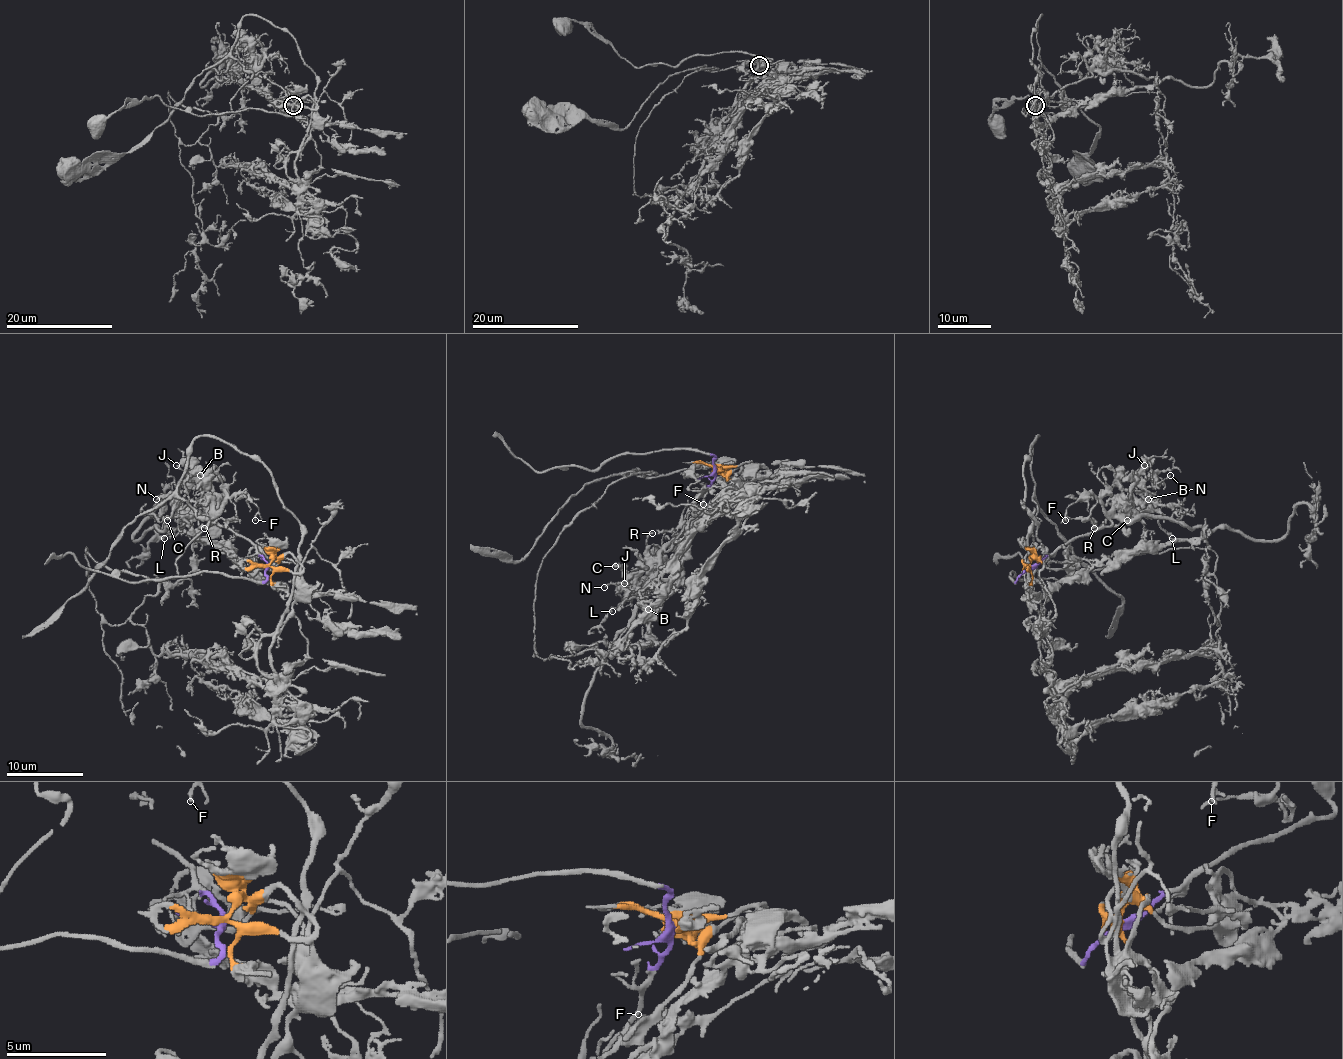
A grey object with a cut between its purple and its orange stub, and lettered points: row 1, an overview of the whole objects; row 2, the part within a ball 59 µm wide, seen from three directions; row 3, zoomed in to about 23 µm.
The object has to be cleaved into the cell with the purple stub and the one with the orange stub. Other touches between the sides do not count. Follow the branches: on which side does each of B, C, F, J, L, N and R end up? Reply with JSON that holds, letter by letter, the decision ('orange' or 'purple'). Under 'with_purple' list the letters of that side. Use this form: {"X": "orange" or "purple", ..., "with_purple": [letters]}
{"B": "purple", "C": "purple", "F": "purple", "J": "purple", "L": "purple", "N": "purple", "R": "purple", "with_purple": ["B", "C", "F", "J", "L", "N", "R"]}

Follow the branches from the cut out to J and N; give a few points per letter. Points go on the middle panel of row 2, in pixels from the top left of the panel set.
J: (715, 468), (715, 480), (707, 488), (697, 511), (670, 547), (663, 551), (661, 567), (624, 582)
N: (715, 468), (715, 480), (674, 544), (618, 584), (605, 586)

